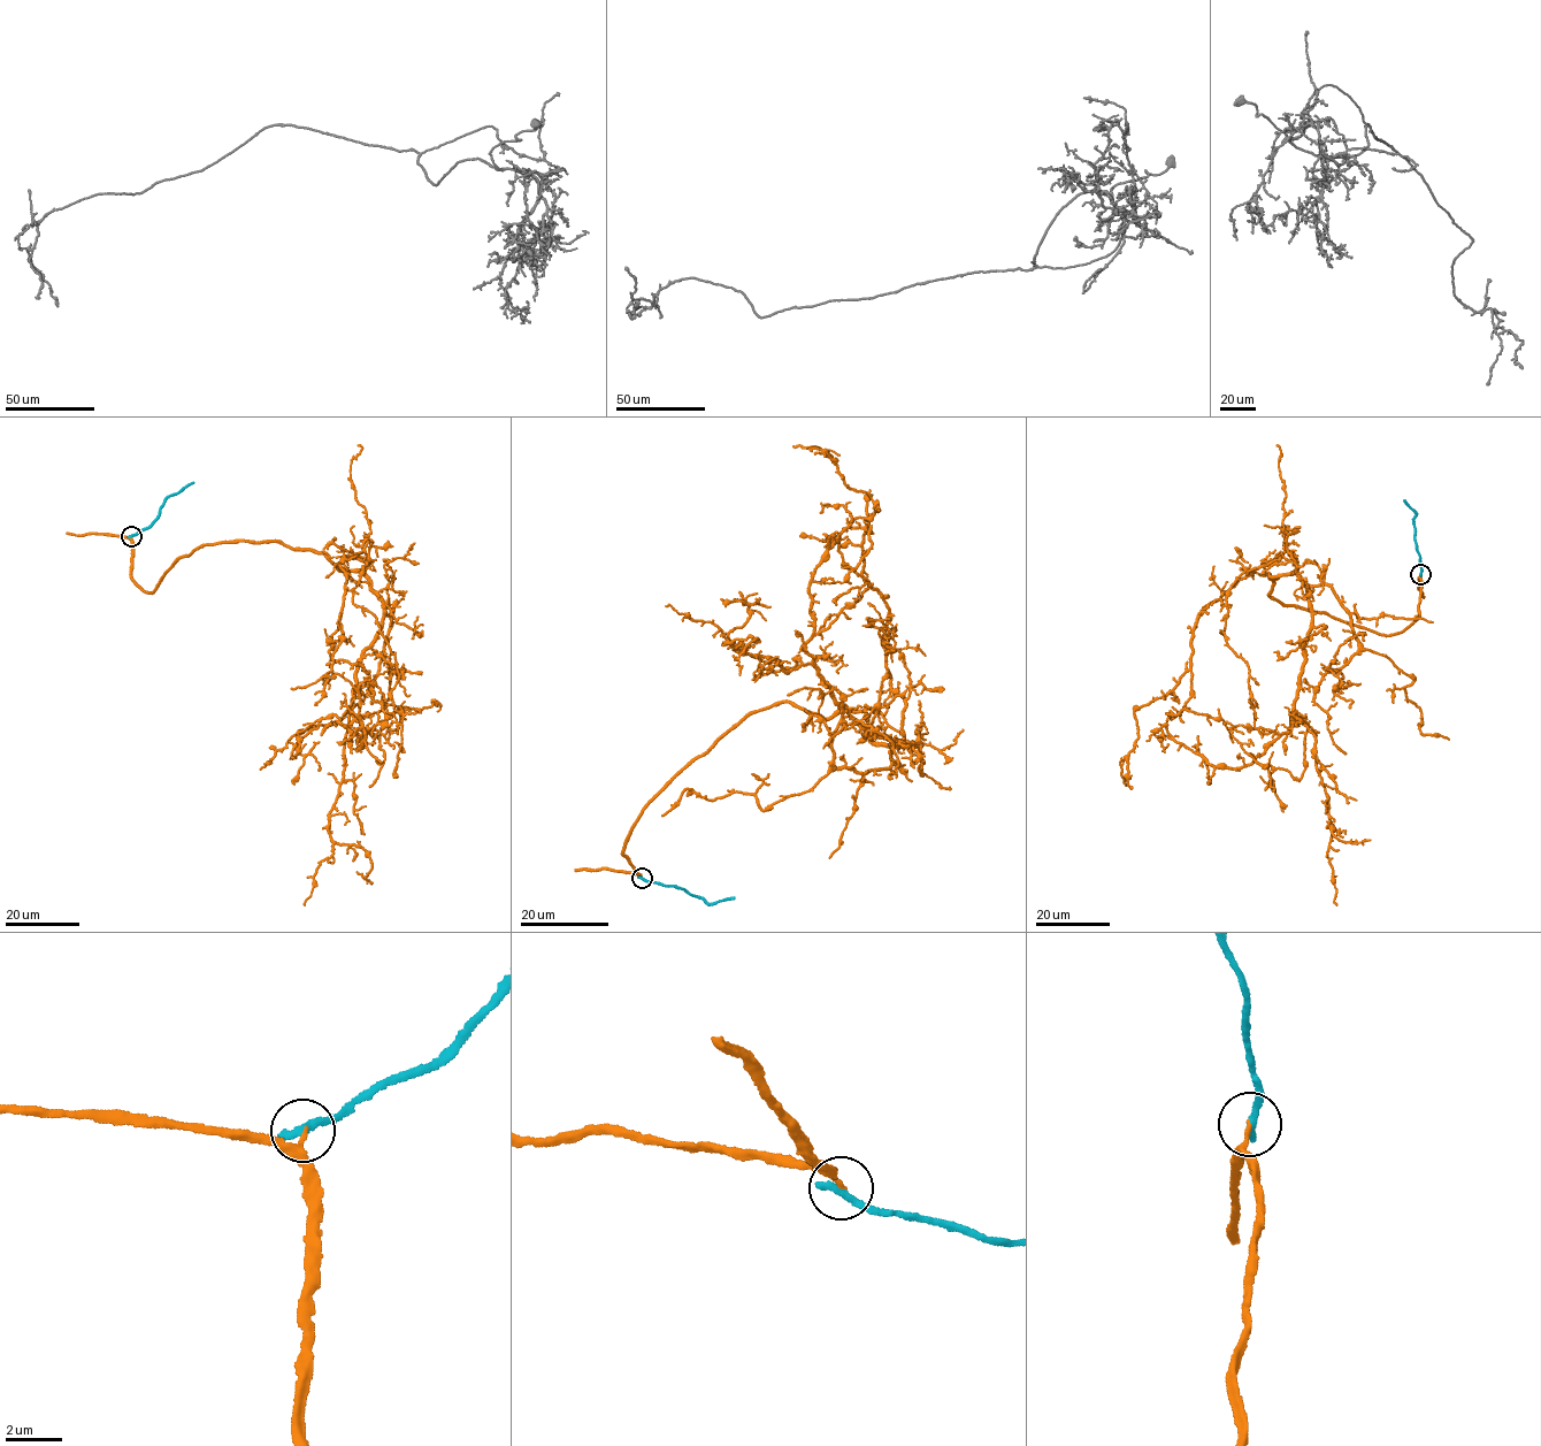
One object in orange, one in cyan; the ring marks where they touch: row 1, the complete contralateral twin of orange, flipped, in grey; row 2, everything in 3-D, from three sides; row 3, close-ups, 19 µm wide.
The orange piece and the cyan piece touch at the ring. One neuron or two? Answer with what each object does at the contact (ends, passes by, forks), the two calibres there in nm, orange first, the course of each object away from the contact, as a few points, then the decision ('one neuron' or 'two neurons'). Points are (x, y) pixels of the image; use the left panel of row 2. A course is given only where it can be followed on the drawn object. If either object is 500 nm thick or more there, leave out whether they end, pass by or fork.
orange ends there; cyan ends there; 150 nm thick on the orange side, 360 nm on the other; orange runs (131, 536), (151, 593), (178, 559), (247, 540), (368, 579), (383, 622), (328, 828), (366, 851), (372, 884); cyan runs (131, 536), (148, 528), (168, 497), (192, 482); two neurons

